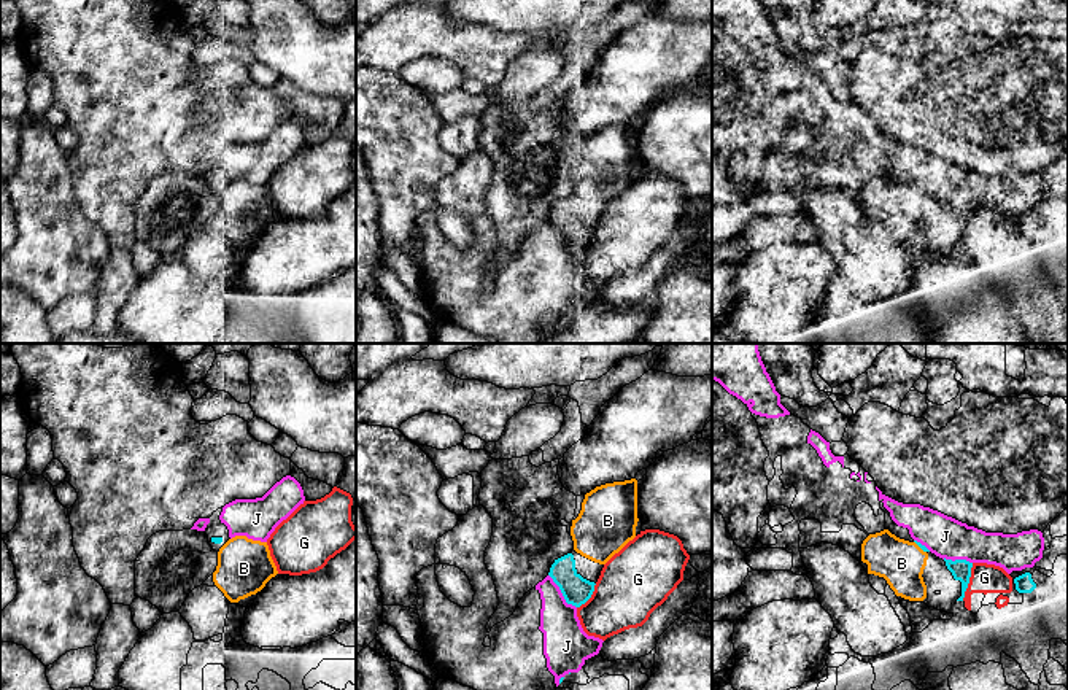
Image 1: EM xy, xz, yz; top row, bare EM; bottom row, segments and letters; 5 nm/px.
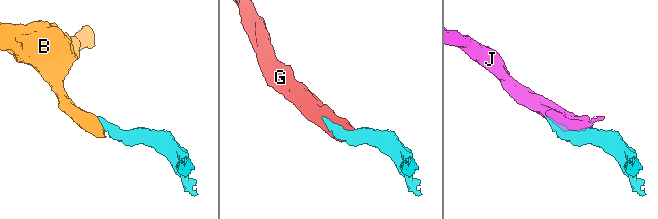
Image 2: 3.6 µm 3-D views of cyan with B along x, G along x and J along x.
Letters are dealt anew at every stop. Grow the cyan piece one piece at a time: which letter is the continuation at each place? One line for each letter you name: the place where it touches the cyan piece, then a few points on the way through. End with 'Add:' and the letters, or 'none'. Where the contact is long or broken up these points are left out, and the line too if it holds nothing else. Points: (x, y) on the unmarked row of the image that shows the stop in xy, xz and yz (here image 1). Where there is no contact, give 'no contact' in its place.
J: meets cyan in xz at (561, 236)
Add: J

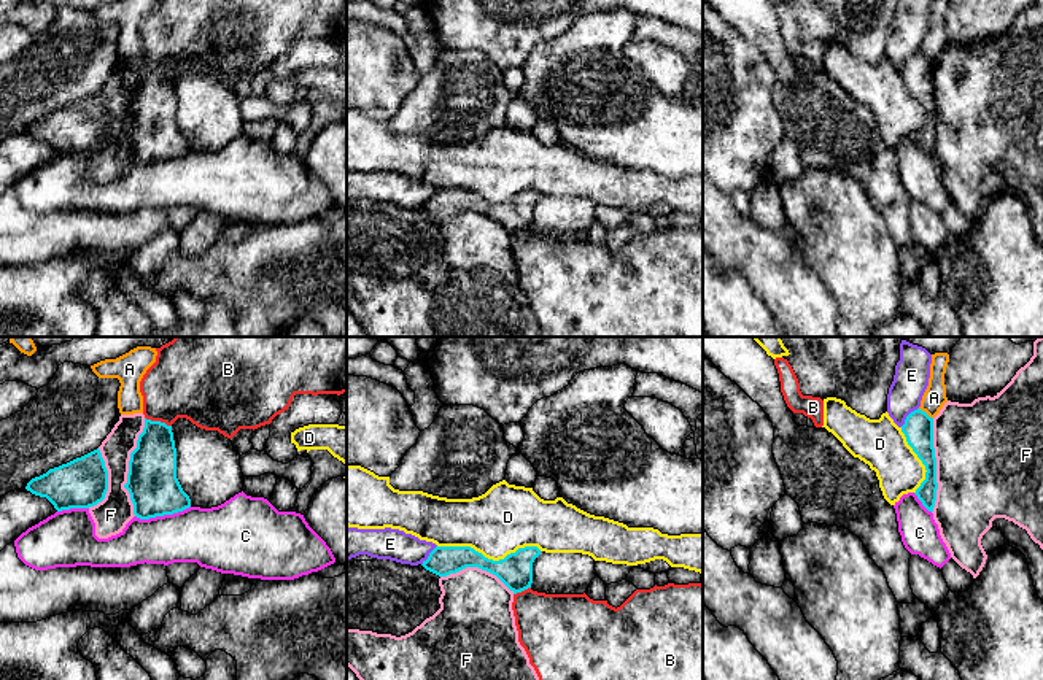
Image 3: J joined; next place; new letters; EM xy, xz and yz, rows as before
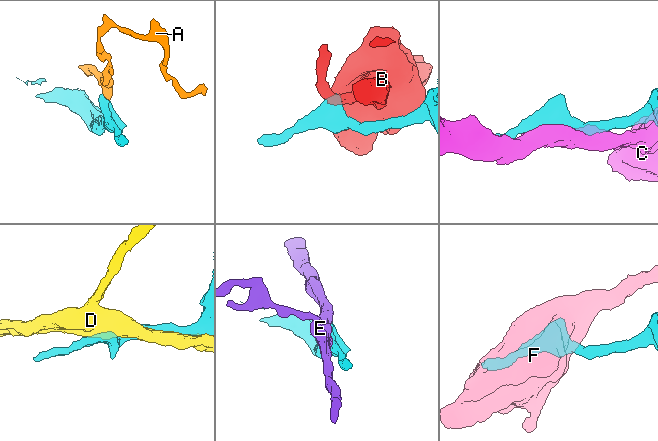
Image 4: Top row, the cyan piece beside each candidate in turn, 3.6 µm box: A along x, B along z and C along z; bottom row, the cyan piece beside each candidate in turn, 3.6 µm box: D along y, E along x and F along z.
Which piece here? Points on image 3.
Add: none

